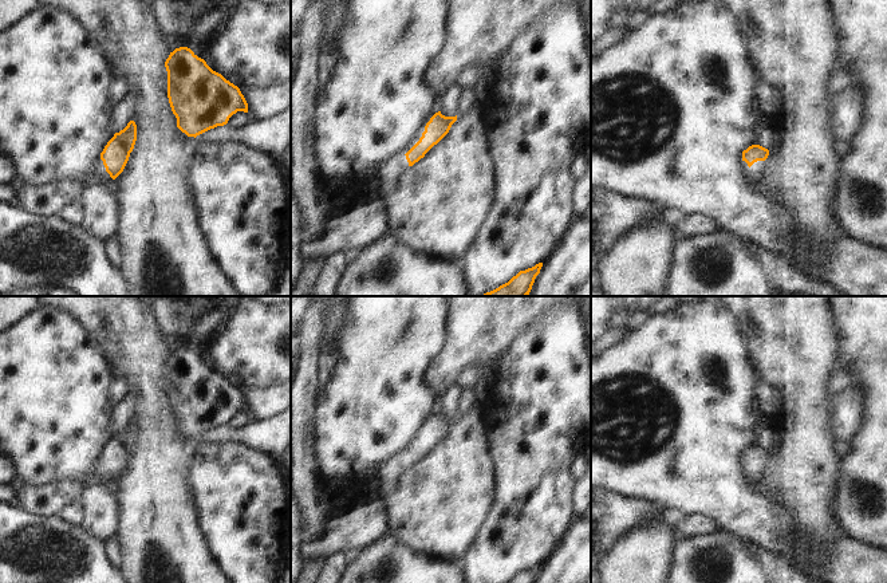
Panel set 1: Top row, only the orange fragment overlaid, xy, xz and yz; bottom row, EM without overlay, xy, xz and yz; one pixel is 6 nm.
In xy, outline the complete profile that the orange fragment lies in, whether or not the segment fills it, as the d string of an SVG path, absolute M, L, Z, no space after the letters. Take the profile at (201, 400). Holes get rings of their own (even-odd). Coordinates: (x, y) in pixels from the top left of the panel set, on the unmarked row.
M180 347L165 362L167 398L177 428L197 437L228 424L237 411L248 413L240 389L213 371L190 348Z

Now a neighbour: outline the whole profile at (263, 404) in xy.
M291 383L267 389L240 389L252 419L271 419L291 407Z

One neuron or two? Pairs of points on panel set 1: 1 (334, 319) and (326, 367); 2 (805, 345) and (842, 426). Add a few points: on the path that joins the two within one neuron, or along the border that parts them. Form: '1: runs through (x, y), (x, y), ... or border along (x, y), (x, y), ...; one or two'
1: runs through (330, 331), (327, 355); one
2: border along (838, 398), (834, 404), (831, 422), (834, 438); two

